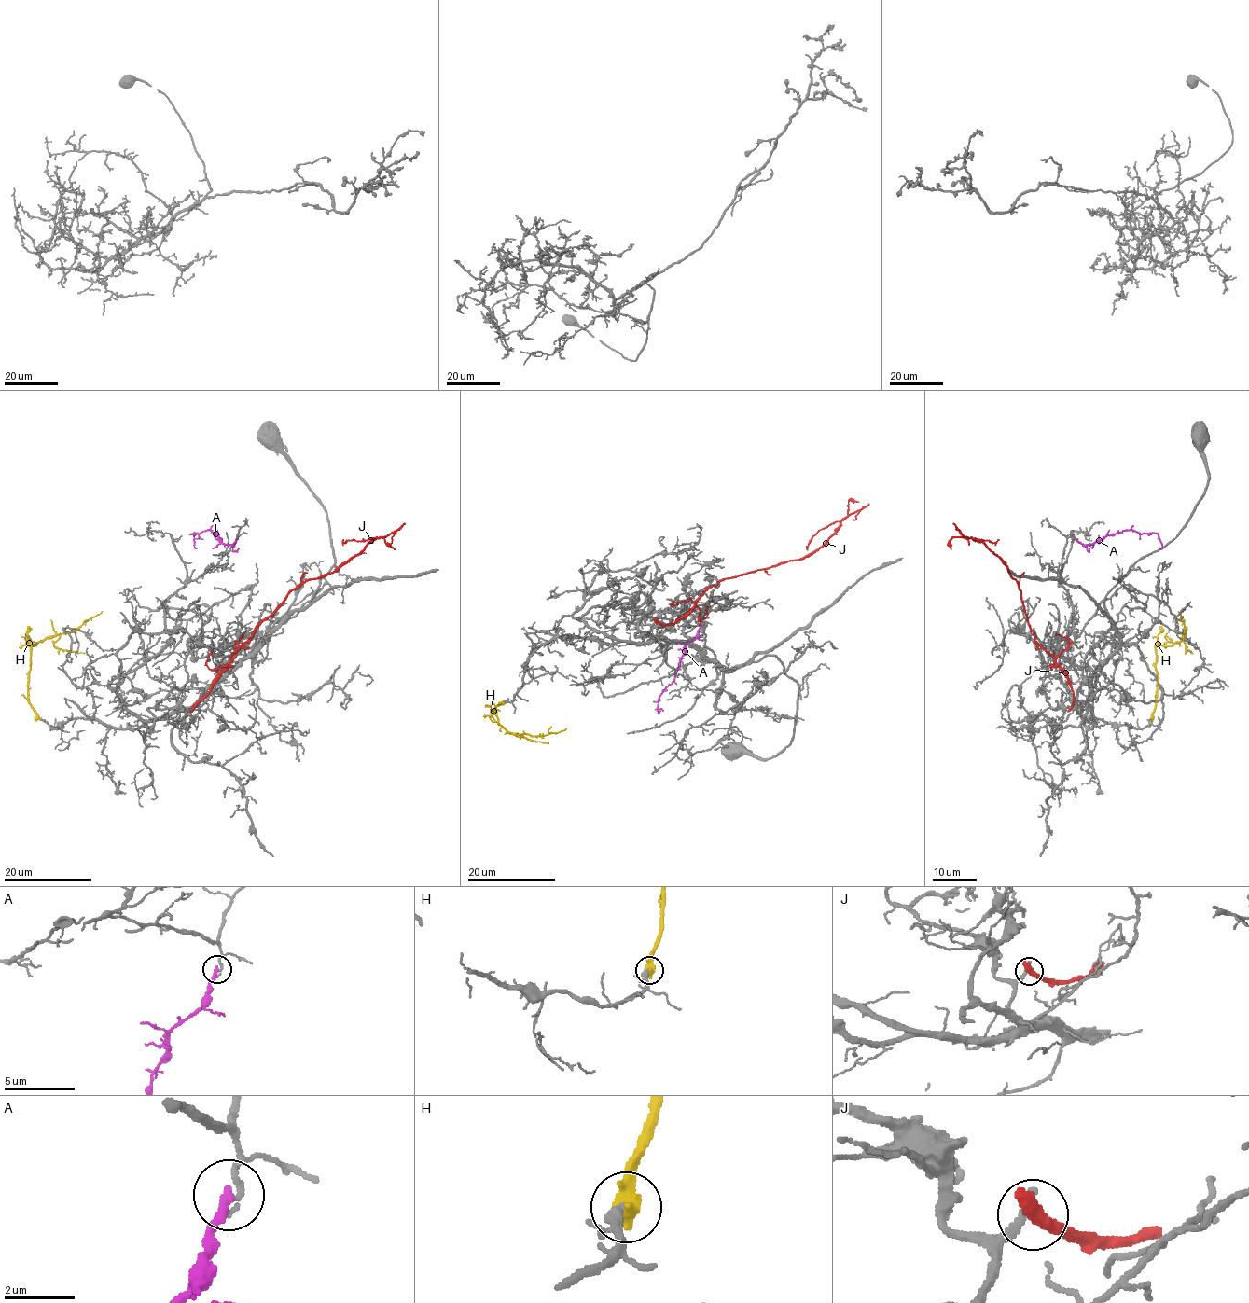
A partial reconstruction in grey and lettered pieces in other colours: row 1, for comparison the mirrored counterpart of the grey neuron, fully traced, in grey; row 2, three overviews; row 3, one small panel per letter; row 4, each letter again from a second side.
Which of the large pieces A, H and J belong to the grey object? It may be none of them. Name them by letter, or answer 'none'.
H

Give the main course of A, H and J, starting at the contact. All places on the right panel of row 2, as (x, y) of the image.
A: (1075, 539), (1092, 545), (1109, 534), (1131, 529), (1142, 533), (1156, 533), (1162, 546), (1159, 547)
H: (1152, 718), (1157, 697), (1157, 646), (1171, 645), (1182, 638), (1185, 624), (1178, 612)
J: (1070, 707), (1074, 693), (1068, 675), (1035, 640), (1014, 580), (981, 541), (970, 538), (999, 539)

